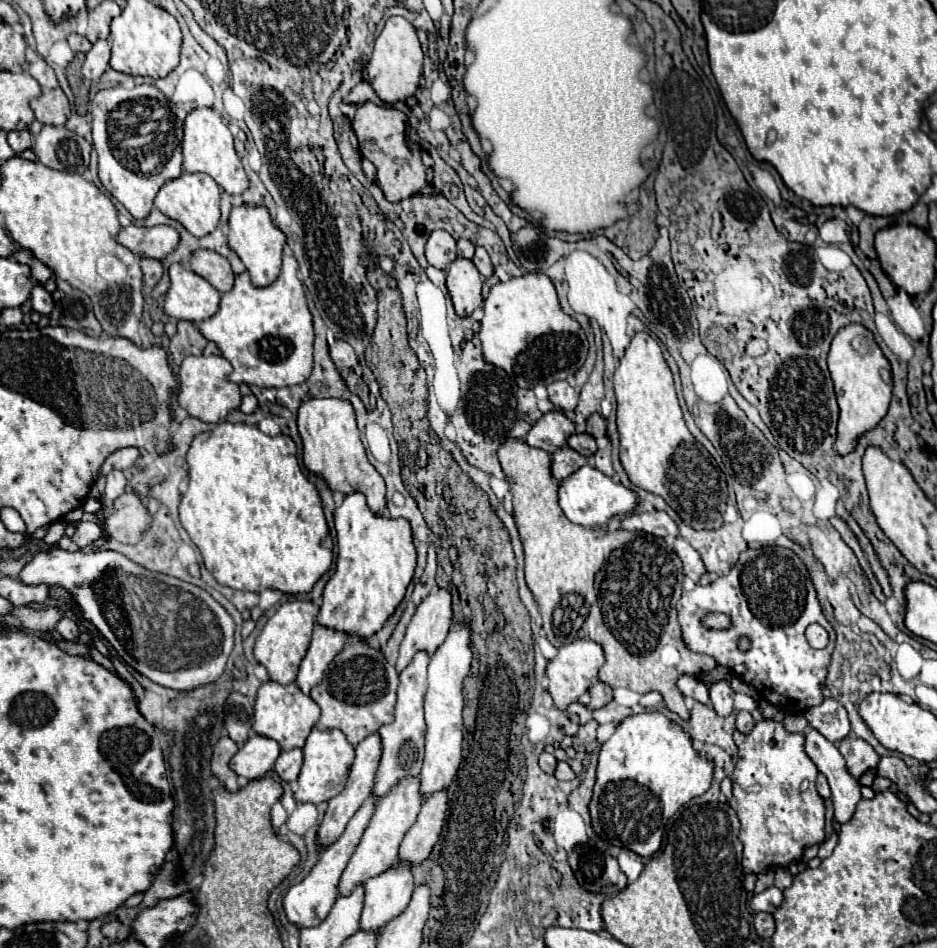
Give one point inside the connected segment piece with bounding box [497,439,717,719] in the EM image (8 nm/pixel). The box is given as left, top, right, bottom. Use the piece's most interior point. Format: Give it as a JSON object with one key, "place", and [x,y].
{"place":[620,588]}

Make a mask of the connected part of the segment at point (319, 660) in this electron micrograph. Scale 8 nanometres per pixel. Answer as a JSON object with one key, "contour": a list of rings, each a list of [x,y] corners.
{"contour":[[[319,623],[315,625],[309,651],[301,661],[299,675],[295,679],[295,683],[301,687],[303,693],[309,693],[311,687],[317,685],[319,679],[323,679],[323,671],[327,669],[327,663],[331,663],[331,659],[343,649],[347,639],[349,635],[345,631],[329,629]]]}

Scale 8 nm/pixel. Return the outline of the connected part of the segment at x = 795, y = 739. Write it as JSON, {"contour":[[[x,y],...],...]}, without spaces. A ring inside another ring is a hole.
{"contour":[[[765,719],[759,721],[751,733],[735,731],[733,735],[739,747],[739,761],[733,771],[733,803],[737,817],[741,821],[739,839],[743,843],[743,871],[747,873],[761,873],[765,869],[787,867],[789,863],[801,859],[803,851],[815,843],[823,843],[825,839],[825,803],[823,797],[815,789],[817,767],[805,753],[805,735],[803,733],[789,733],[783,721]],[[803,781],[809,781],[807,791],[801,791]]]}

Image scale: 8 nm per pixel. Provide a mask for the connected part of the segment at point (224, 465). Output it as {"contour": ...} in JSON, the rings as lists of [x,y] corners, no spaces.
{"contour":[[[223,421],[213,431],[199,433],[193,439],[191,451],[187,453],[187,463],[189,463],[189,479],[191,481],[189,481],[189,489],[183,495],[181,505],[179,505],[179,519],[181,519],[183,527],[185,527],[185,531],[189,533],[191,541],[199,547],[199,551],[203,555],[203,561],[205,561],[205,567],[213,573],[213,577],[221,585],[227,585],[227,587],[233,587],[233,589],[239,589],[239,591],[259,593],[263,589],[279,589],[279,591],[291,593],[291,595],[309,593],[313,589],[313,585],[317,583],[317,579],[331,567],[331,561],[333,561],[333,539],[329,535],[329,527],[327,527],[327,521],[325,521],[325,515],[323,515],[319,491],[305,477],[305,473],[301,471],[299,461],[297,461],[297,447],[295,447],[293,439],[287,437],[287,435],[275,435],[275,437],[265,435],[263,431],[259,431],[257,425]]]}

